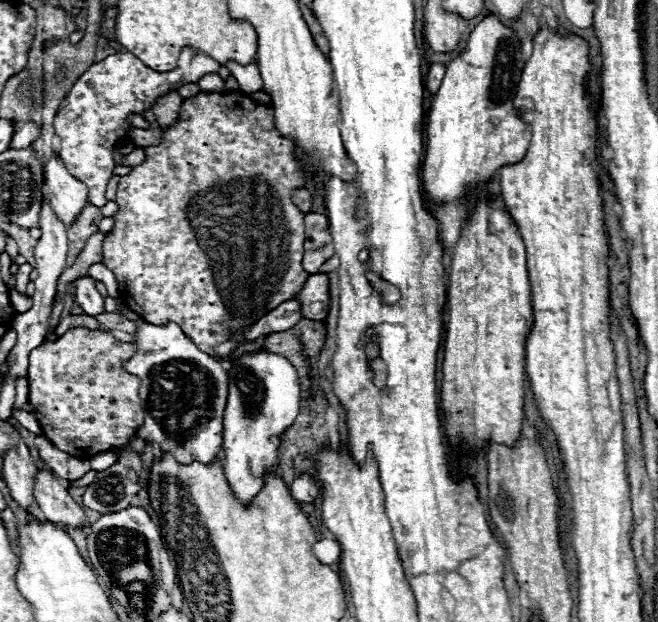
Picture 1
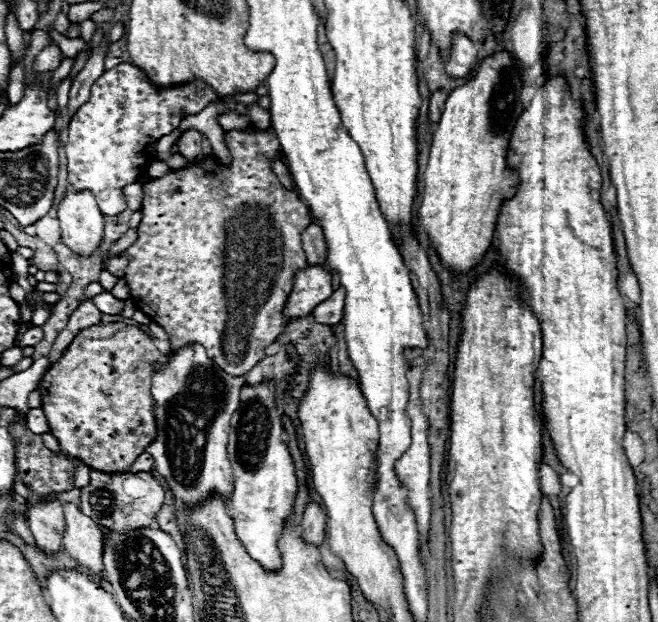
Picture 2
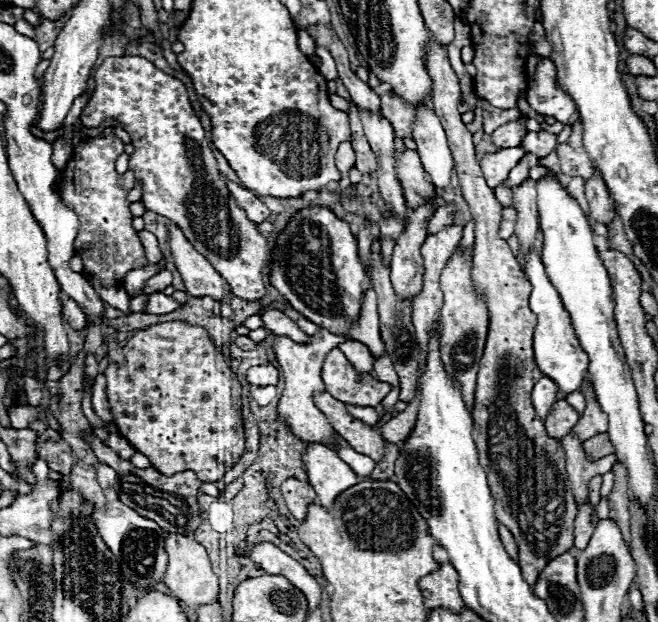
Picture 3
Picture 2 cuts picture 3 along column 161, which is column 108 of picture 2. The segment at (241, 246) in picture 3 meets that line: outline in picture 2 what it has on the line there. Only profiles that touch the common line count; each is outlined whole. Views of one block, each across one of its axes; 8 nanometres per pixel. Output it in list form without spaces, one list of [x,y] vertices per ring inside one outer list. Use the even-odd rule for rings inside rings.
[[[122,62],[114,66],[112,70],[106,70],[90,88],[90,98],[80,110],[72,116],[66,132],[68,132],[68,142],[64,144],[66,158],[68,158],[68,182],[72,184],[74,190],[90,190],[96,196],[98,208],[102,214],[114,216],[120,214],[126,208],[124,196],[122,196],[122,186],[136,182],[142,174],[144,168],[150,160],[154,160],[152,144],[170,134],[174,128],[180,126],[180,122],[186,116],[194,116],[200,110],[204,110],[210,102],[216,102],[218,94],[204,84],[202,80],[192,80],[188,84],[180,86],[170,86],[170,88],[156,88],[148,76],[134,64]]]

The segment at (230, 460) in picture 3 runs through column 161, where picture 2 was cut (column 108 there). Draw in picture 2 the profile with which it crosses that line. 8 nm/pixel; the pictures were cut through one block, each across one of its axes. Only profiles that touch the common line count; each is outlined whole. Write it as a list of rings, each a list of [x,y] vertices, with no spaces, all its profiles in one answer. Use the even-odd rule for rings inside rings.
[[[112,322],[80,330],[64,350],[62,358],[50,364],[36,388],[42,396],[42,410],[48,420],[50,434],[58,440],[60,450],[82,460],[92,470],[128,472],[130,464],[156,438],[156,422],[152,414],[154,400],[150,394],[154,370],[150,366],[158,360],[164,362],[166,358],[152,344],[150,336],[136,326]]]

